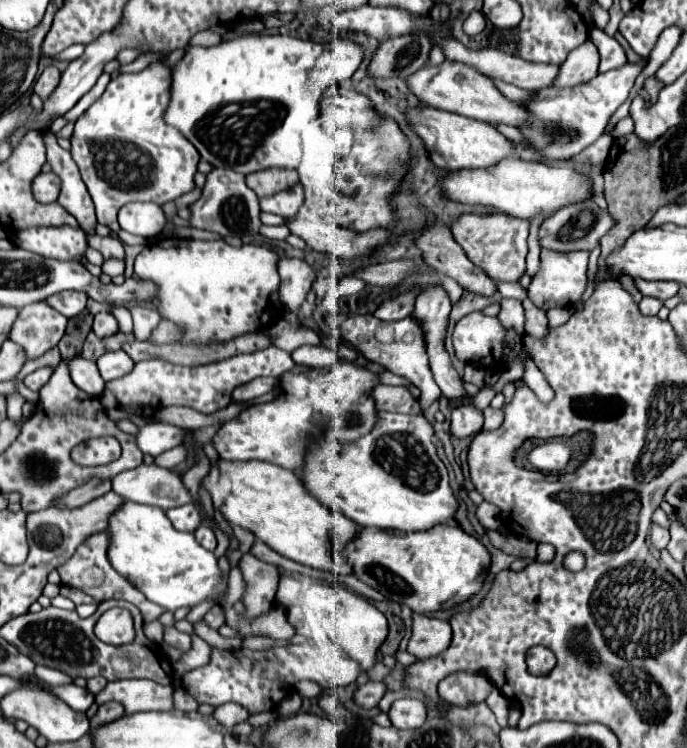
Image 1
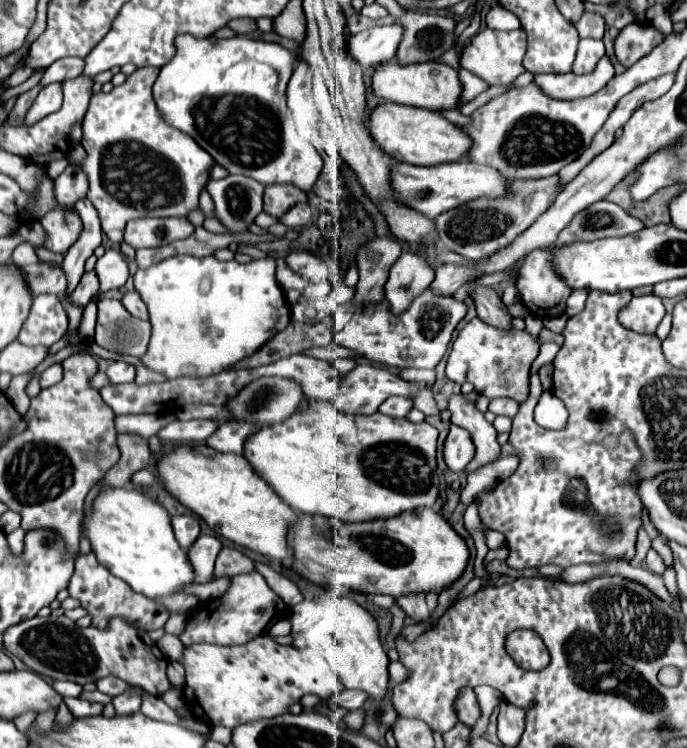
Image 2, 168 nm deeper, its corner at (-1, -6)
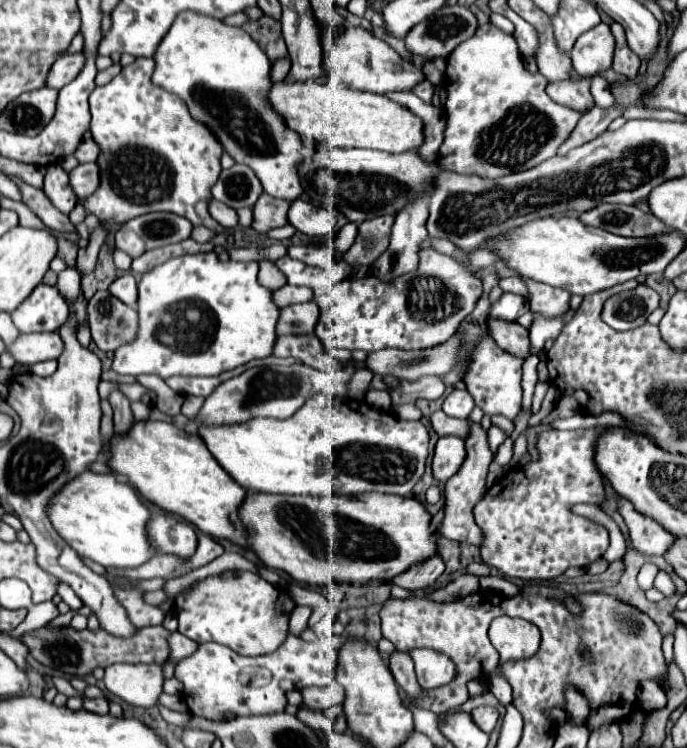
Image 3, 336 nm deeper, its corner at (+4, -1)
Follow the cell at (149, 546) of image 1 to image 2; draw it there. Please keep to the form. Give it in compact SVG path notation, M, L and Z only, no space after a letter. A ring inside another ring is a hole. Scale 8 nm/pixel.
M134 489L102 491L94 499L92 517L84 519L84 527L98 561L148 599L182 593L184 587L192 585L196 579L188 551L174 539L168 511Z

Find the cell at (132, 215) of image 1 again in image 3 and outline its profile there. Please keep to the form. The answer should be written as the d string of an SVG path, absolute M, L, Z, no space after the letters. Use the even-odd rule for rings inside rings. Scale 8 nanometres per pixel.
M151 212L127 220L115 234L115 248L137 258L147 250L187 240L191 230L191 222L177 214Z

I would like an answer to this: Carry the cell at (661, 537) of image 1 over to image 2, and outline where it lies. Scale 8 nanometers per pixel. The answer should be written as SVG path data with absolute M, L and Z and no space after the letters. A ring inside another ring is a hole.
M650 549L650 551L648 551L648 555L646 555L646 565L648 565L648 569L650 569L652 573L658 573L658 575L662 575L662 573L664 573L664 569L666 569L666 565L664 565L662 557L660 557L654 549Z

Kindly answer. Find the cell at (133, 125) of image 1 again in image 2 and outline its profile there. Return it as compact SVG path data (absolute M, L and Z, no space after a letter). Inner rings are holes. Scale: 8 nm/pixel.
M144 67L144 69L136 69L120 87L114 87L110 93L96 93L92 95L90 99L90 107L88 107L88 113L84 117L84 123L82 123L82 147L86 151L86 157L84 161L80 163L80 169L86 173L88 177L88 199L92 201L92 205L96 207L98 215L100 215L100 221L102 221L102 231L106 233L106 237L114 243L120 243L122 237L124 237L124 227L130 219L138 219L138 217L186 217L188 211L192 211L194 207L198 207L198 195L200 191L204 189L206 181L208 181L208 171L210 167L214 165L212 163L212 157L200 149L200 145L194 143L194 139L190 135L184 135L182 131L176 131L174 127L168 127L162 119L160 119L160 113L156 111L156 103L154 103L154 97L152 97L152 85L158 77L158 67Z

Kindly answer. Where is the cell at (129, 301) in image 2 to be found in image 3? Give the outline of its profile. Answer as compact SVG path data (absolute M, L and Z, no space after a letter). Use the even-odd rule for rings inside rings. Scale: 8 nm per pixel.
M123 274L119 276L111 286L109 292L117 296L121 302L125 302L131 308L137 308L137 282L133 274Z

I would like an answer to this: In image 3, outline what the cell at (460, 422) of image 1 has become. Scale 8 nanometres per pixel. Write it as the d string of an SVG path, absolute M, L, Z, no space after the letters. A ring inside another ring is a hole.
M443 436L435 444L433 454L433 478L441 484L445 484L453 474L459 472L459 468L465 462L465 442L457 436Z

